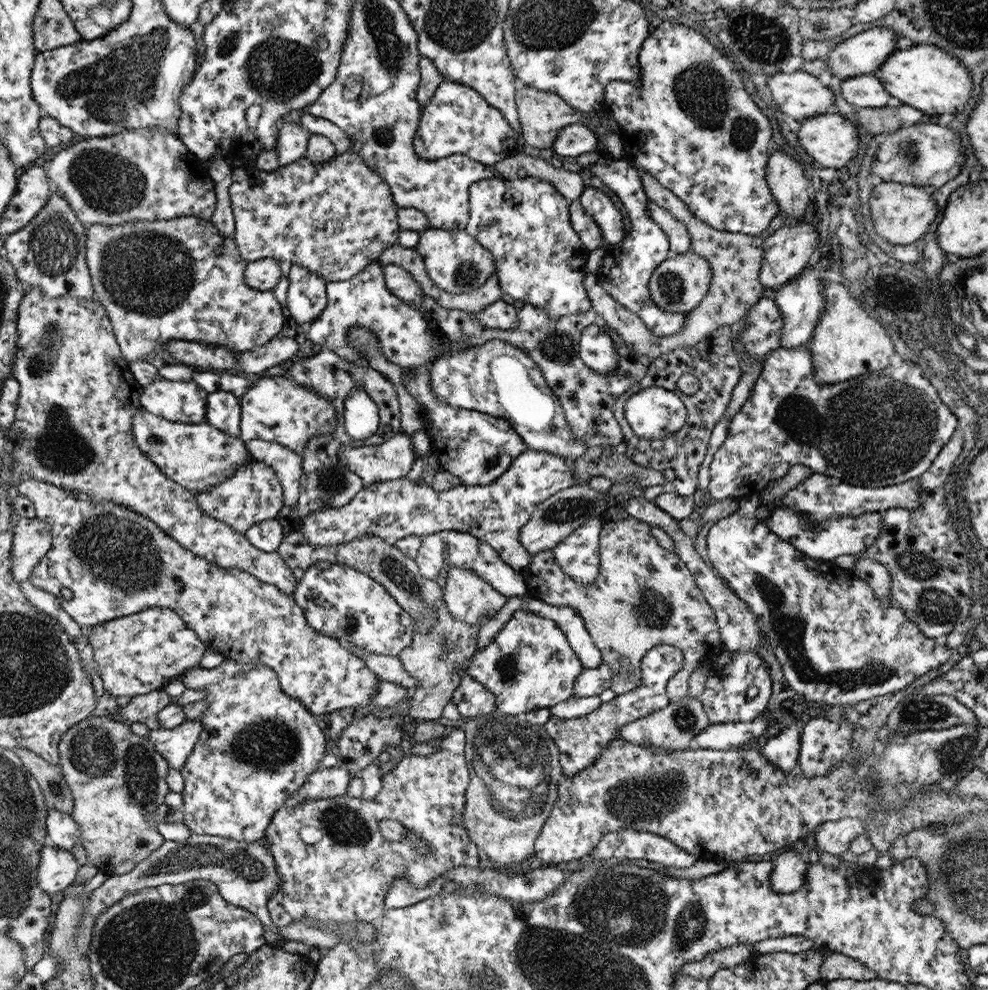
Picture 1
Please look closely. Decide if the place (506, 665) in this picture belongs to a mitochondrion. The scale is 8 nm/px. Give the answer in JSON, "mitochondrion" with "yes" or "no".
{"mitochondrion":"yes"}

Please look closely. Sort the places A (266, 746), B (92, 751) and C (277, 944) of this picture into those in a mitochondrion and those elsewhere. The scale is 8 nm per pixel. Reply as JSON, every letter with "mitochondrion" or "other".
{"A":"mitochondrion","B":"mitochondrion","C":"other"}

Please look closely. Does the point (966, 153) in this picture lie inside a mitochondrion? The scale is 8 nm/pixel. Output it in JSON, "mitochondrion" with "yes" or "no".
{"mitochondrion":"no"}

